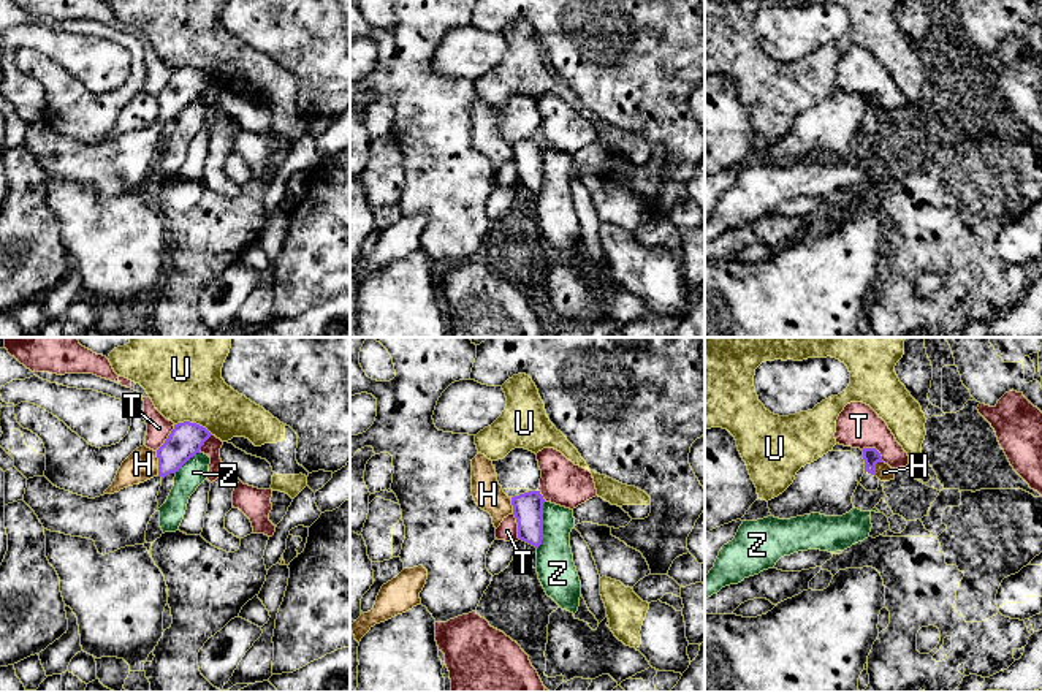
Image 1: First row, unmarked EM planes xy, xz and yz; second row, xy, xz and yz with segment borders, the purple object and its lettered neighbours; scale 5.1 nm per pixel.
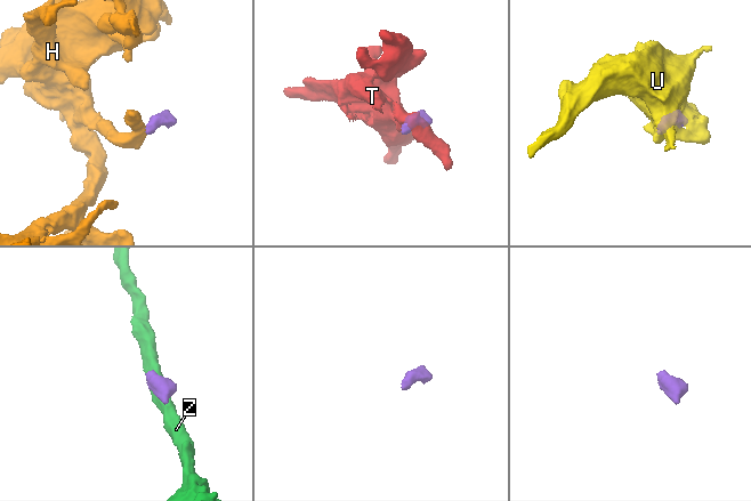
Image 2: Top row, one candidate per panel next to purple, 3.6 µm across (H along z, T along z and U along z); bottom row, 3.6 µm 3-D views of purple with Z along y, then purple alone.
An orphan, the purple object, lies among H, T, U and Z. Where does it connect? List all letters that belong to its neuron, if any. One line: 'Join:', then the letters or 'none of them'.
Join: none of them

